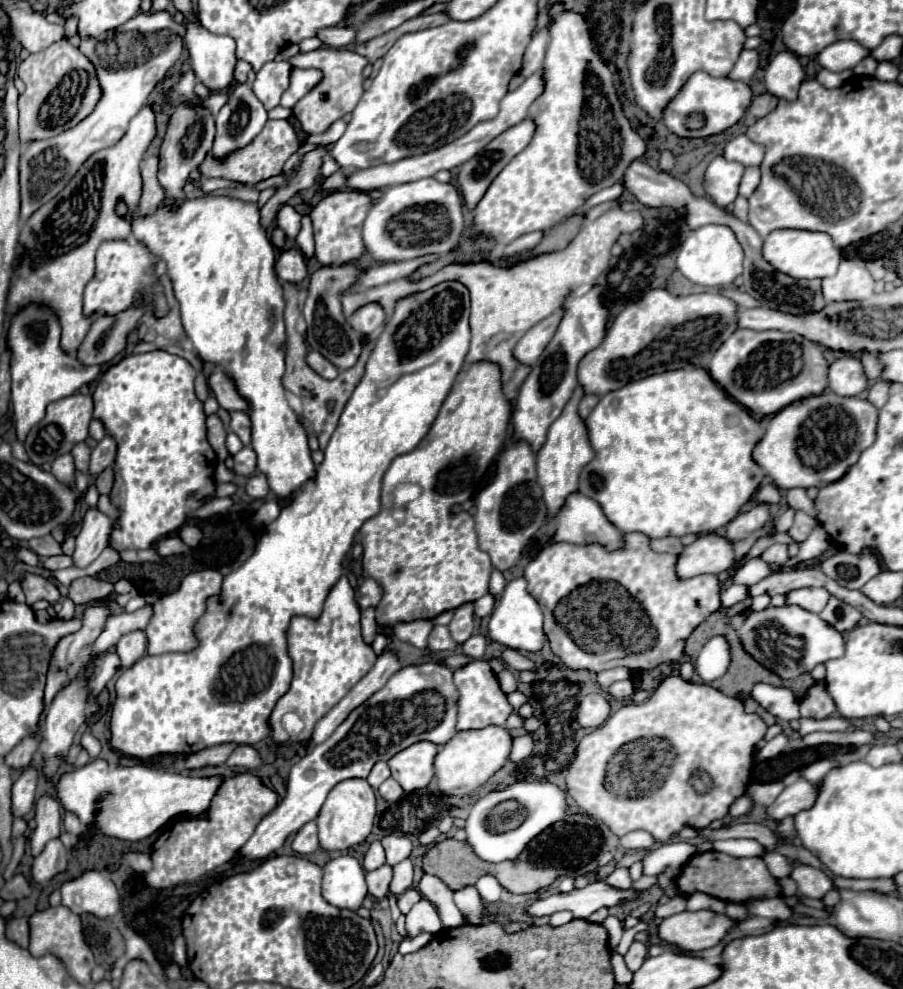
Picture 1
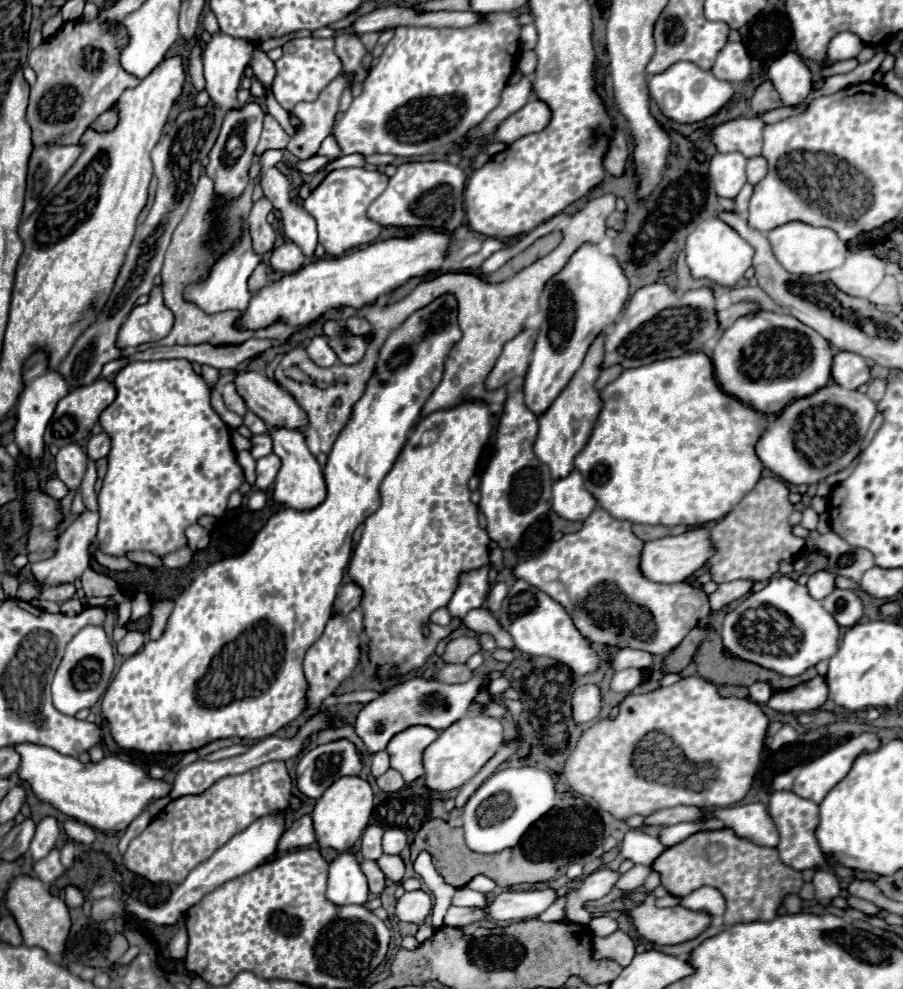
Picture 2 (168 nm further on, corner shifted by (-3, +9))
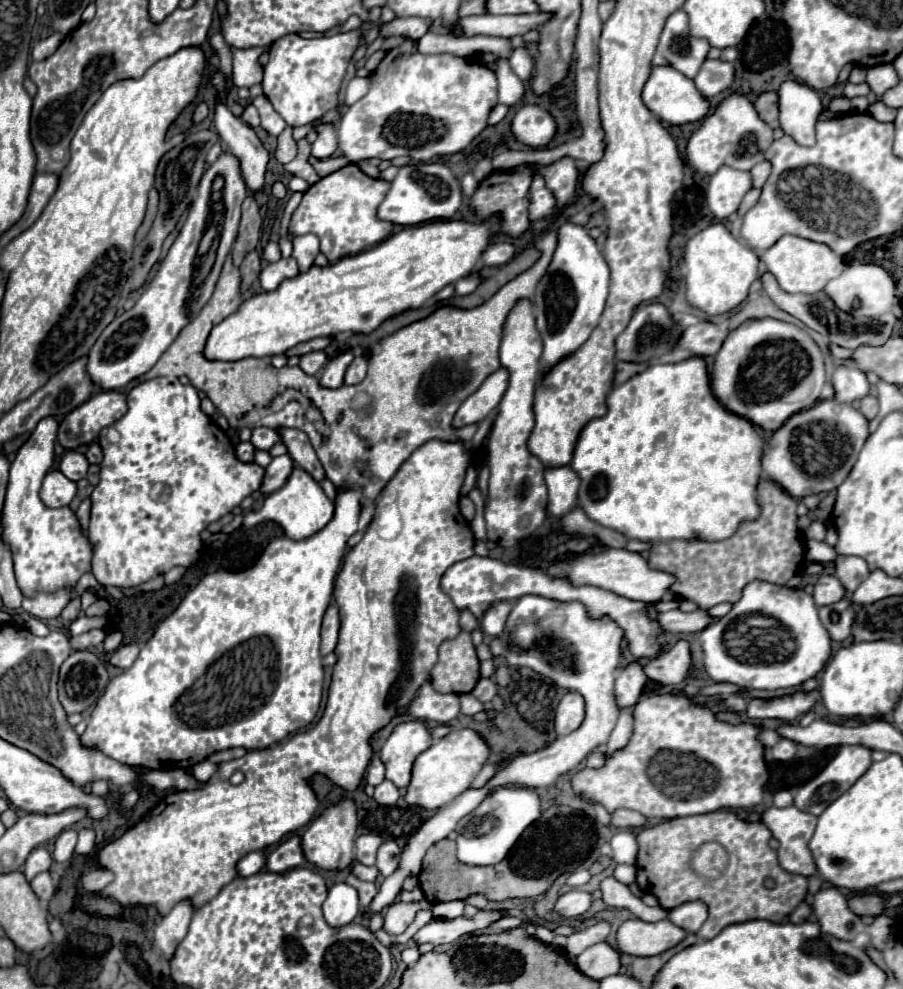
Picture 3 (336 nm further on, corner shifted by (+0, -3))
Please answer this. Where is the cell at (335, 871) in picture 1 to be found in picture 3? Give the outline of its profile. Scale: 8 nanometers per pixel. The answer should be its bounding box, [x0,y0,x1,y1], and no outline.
[323,883,359,929]

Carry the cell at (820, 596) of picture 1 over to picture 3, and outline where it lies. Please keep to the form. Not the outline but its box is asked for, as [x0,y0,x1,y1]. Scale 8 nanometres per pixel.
[813,575,845,607]

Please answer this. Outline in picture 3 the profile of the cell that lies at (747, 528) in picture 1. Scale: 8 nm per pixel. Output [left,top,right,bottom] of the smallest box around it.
[649,481,805,609]

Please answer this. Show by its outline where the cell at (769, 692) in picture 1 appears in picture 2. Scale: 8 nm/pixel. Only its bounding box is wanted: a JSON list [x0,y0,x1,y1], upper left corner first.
[750,683,776,705]

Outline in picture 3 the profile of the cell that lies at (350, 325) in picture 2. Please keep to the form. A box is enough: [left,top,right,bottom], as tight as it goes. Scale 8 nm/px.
[319,351,353,389]

